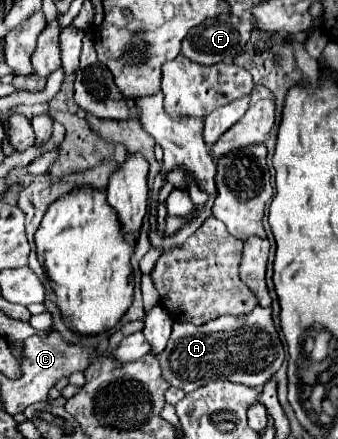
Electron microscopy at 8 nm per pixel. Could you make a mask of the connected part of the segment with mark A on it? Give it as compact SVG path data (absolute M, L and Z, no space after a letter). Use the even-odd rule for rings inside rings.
M255 307L243 317L223 315L205 325L177 321L165 351L159 355L163 379L185 393L213 381L227 379L249 387L263 387L285 359L281 339L271 319L271 307Z

